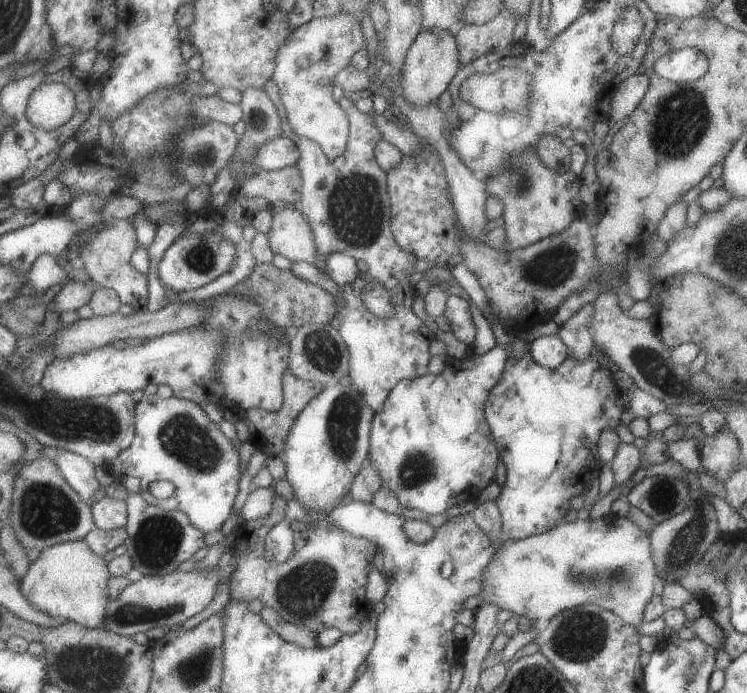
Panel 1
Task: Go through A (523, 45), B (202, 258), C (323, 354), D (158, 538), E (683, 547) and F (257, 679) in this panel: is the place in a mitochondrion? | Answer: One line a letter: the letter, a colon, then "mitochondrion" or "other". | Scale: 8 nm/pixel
A: other
B: mitochondrion
C: mitochondrion
D: mitochondrion
E: mitochondrion
F: other

